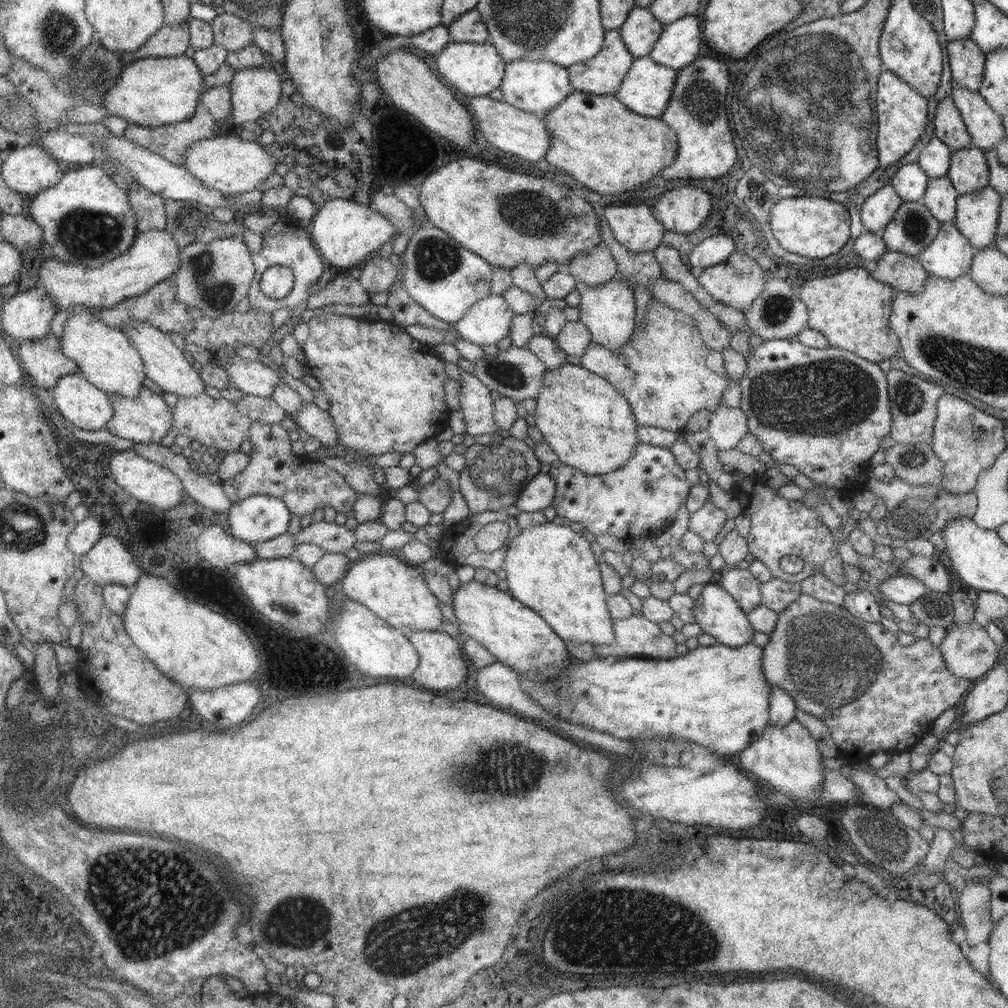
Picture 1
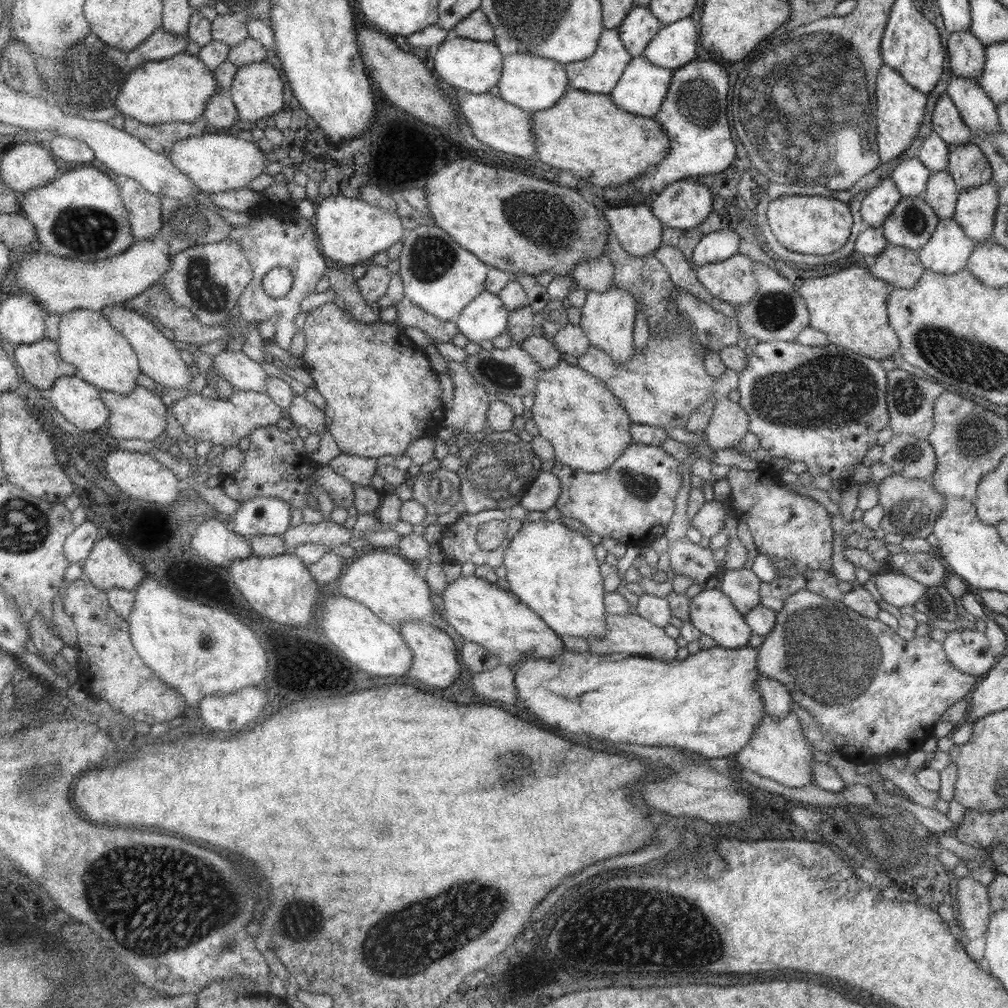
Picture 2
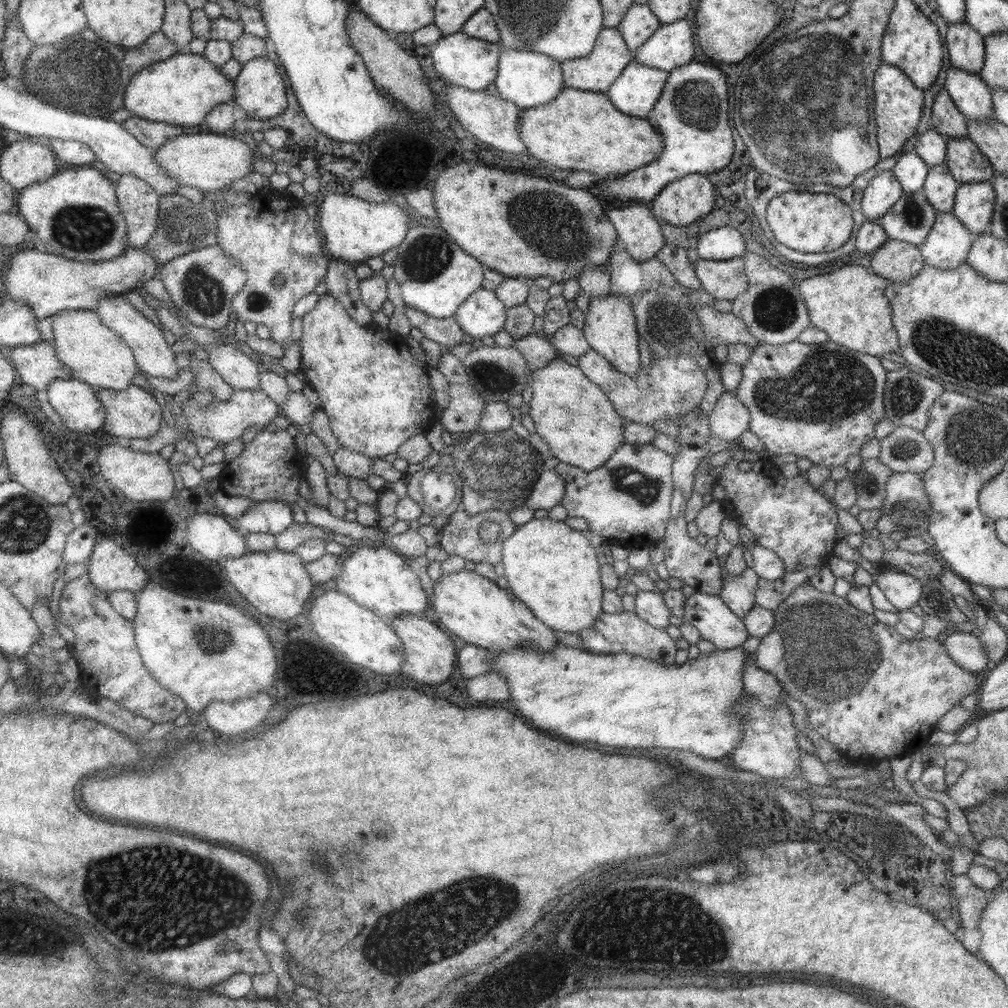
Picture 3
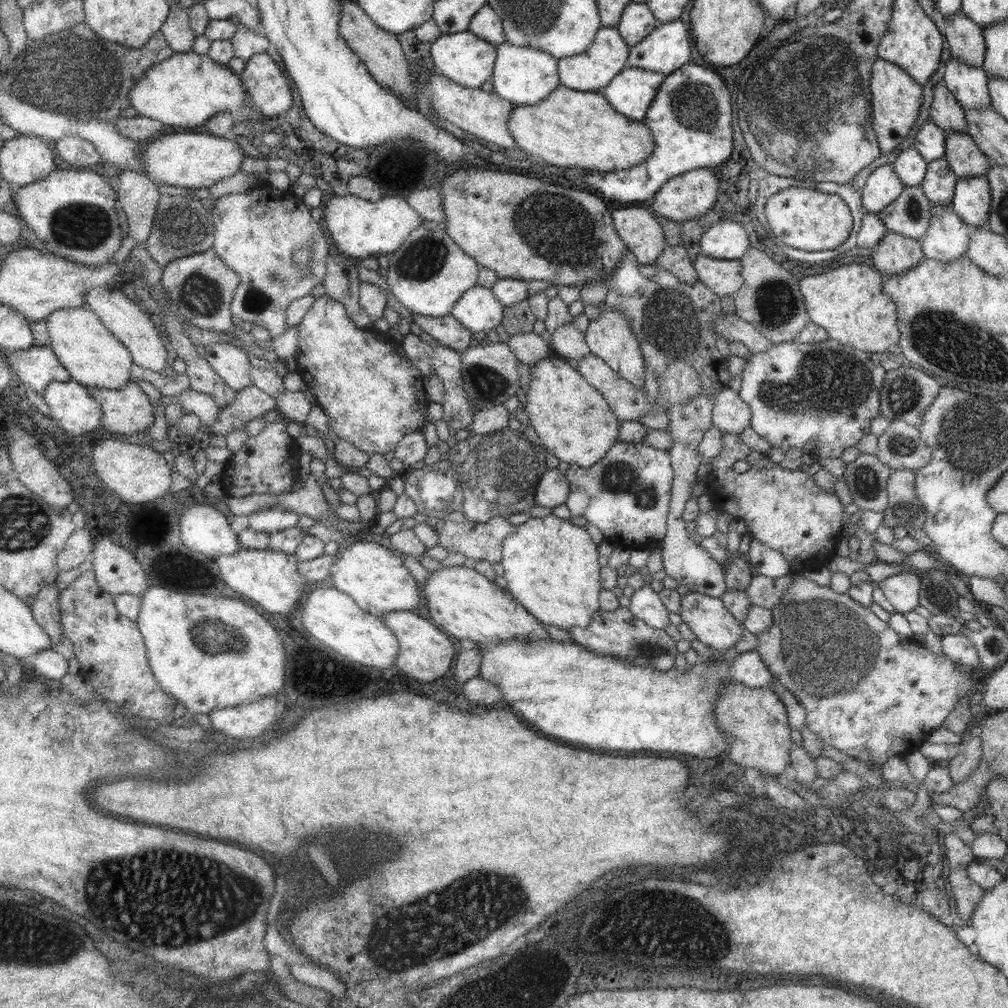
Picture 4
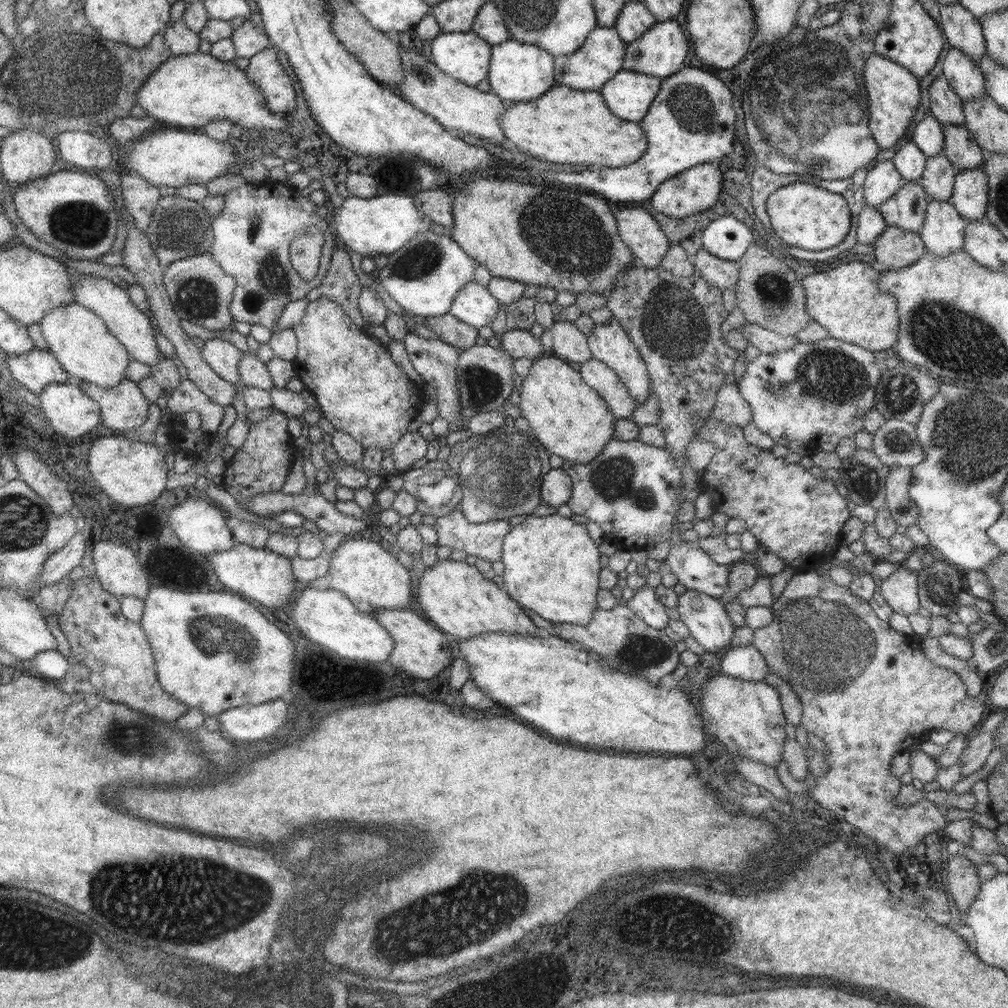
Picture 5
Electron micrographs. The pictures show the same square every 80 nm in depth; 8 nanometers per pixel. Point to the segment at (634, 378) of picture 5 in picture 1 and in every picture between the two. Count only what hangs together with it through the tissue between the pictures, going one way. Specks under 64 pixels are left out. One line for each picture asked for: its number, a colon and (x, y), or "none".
1: (607, 311)
2: (606, 317)
3: (609, 328)
4: (609, 337)

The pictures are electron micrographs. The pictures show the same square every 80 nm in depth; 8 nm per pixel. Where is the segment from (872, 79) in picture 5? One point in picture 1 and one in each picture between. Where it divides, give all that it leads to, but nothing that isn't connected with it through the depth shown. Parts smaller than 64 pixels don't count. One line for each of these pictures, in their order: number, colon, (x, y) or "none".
1: (901, 113)
2: (899, 110)
3: (897, 104)
4: (896, 98)

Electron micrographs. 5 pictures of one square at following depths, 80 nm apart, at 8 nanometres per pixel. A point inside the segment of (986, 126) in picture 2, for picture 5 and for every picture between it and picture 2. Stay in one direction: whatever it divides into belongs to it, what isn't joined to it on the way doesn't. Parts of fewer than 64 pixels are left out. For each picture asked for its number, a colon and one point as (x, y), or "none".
3: (970, 94)
4: (968, 84)
5: (964, 77)

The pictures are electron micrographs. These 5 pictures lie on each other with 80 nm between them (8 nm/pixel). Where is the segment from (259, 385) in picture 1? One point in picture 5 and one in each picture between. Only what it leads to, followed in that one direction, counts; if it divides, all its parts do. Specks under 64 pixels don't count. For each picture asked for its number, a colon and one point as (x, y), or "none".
2: (243, 374)
3: (238, 370)
4: (229, 362)
5: (220, 355)

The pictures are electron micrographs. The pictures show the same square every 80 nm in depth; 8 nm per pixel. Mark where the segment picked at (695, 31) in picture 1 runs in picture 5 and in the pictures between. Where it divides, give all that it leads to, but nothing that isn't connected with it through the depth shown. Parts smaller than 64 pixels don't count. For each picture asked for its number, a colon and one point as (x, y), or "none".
2: (674, 45)
3: (670, 45)
4: (667, 47)
5: (660, 51)

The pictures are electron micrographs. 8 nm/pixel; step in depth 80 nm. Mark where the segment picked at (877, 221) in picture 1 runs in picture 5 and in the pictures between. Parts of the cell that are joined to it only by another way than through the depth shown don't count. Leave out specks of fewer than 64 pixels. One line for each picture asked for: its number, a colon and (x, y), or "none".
2: (879, 202)
3: (883, 191)
4: (882, 186)
5: (882, 181)

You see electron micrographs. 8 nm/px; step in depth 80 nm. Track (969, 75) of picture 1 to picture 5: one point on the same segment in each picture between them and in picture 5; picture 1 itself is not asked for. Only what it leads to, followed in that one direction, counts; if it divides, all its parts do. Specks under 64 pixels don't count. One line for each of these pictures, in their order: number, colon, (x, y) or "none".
2: (966, 54)
3: (965, 46)
4: (965, 40)
5: (962, 31)

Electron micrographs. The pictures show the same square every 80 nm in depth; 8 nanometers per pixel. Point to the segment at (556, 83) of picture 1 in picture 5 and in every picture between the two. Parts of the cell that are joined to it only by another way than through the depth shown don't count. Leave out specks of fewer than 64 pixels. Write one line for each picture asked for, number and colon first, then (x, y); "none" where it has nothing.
2: (531, 83)
3: (528, 79)
4: (521, 75)
5: (517, 72)

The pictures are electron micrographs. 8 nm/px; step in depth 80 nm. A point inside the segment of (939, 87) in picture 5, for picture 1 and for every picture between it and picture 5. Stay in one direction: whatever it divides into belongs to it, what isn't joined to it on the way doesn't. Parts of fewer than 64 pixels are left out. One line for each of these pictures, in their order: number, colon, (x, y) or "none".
1: (948, 126)
2: (946, 121)
3: (946, 118)
4: (945, 112)

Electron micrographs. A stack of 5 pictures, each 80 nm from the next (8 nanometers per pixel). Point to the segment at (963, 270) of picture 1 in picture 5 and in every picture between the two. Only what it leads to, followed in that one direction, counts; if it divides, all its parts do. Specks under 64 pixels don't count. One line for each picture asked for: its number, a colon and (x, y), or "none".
2: (947, 251)
3: (946, 246)
4: (946, 239)
5: (942, 233)

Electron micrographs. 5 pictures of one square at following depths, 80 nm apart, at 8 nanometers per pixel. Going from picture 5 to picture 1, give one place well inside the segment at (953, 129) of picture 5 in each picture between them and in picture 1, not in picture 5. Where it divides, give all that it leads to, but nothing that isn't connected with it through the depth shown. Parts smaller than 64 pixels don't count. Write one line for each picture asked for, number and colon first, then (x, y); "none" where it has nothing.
1: (967, 171)
2: (967, 165)
3: (964, 160)
4: (964, 158)

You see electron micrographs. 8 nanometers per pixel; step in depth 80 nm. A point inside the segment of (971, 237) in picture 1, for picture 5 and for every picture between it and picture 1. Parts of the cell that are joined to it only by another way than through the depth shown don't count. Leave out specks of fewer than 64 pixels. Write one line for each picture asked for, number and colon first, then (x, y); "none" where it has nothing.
2: (974, 212)
3: (973, 202)
4: (971, 198)
5: (969, 197)

